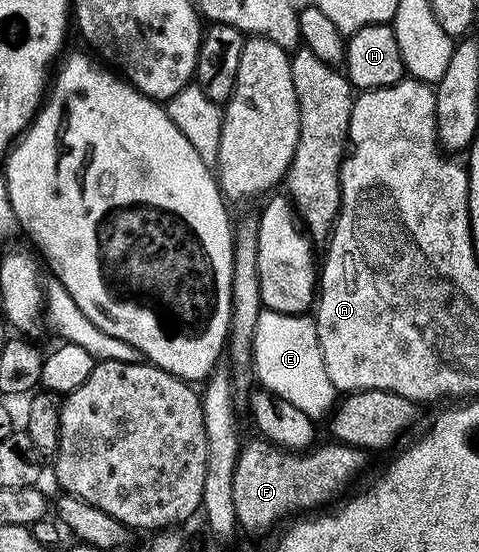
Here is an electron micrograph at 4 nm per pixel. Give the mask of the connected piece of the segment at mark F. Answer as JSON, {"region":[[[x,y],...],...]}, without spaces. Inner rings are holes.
{"region":[[[254,436],[247,446],[245,443],[238,451],[236,472],[232,476],[232,504],[236,504],[239,527],[250,534],[262,534],[265,530],[272,529],[281,518],[289,519],[299,512],[318,512],[337,503],[347,493],[345,490],[357,480],[358,473],[365,468],[368,454],[357,446],[345,446],[344,443],[333,440],[327,443],[327,446],[318,444],[301,452],[285,450],[275,442],[267,442],[261,436]]]}

